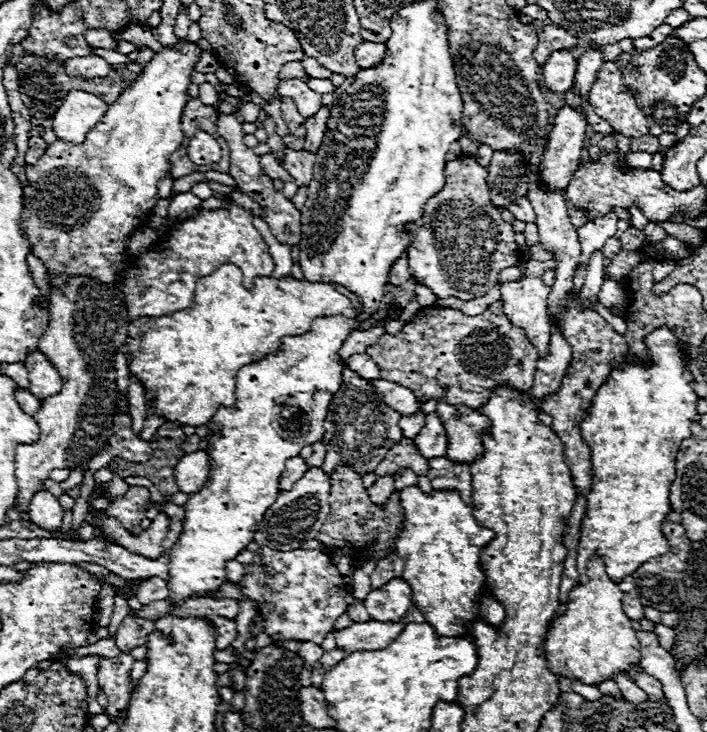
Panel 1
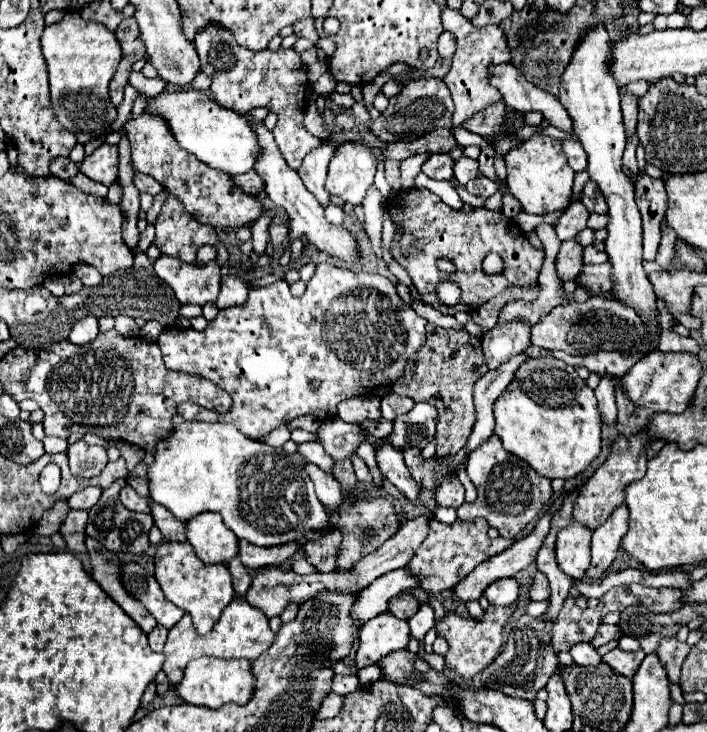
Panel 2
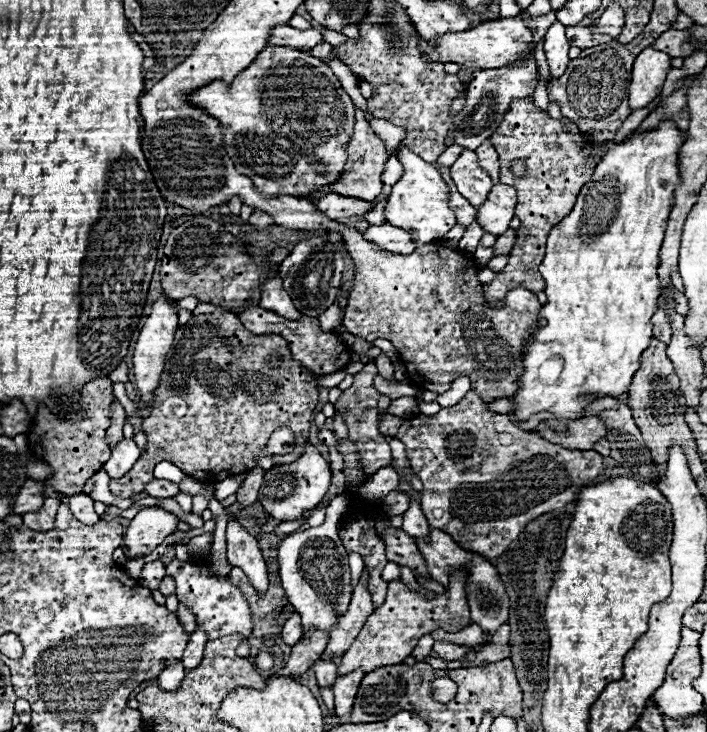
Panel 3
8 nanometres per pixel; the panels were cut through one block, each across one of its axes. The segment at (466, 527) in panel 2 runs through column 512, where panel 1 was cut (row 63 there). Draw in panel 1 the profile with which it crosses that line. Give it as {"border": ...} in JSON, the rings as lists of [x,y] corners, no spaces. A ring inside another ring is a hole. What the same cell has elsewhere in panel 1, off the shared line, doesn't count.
{"border":[[[548,24],[542,28],[542,34],[538,36],[538,46],[534,52],[534,58],[538,64],[544,64],[546,58],[550,56],[550,52],[554,50],[570,50],[578,46],[578,38],[570,36],[564,28]]]}

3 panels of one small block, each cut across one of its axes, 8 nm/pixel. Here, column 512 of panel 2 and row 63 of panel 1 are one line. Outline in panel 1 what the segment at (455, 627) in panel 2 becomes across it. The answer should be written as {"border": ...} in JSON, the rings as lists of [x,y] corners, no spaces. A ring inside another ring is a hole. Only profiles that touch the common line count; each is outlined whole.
{"border":[[[604,62],[590,88],[590,104],[594,112],[608,120],[614,132],[622,132],[628,138],[638,138],[648,134],[648,122],[636,104],[632,94],[624,94],[624,84],[620,70],[614,62]]]}

